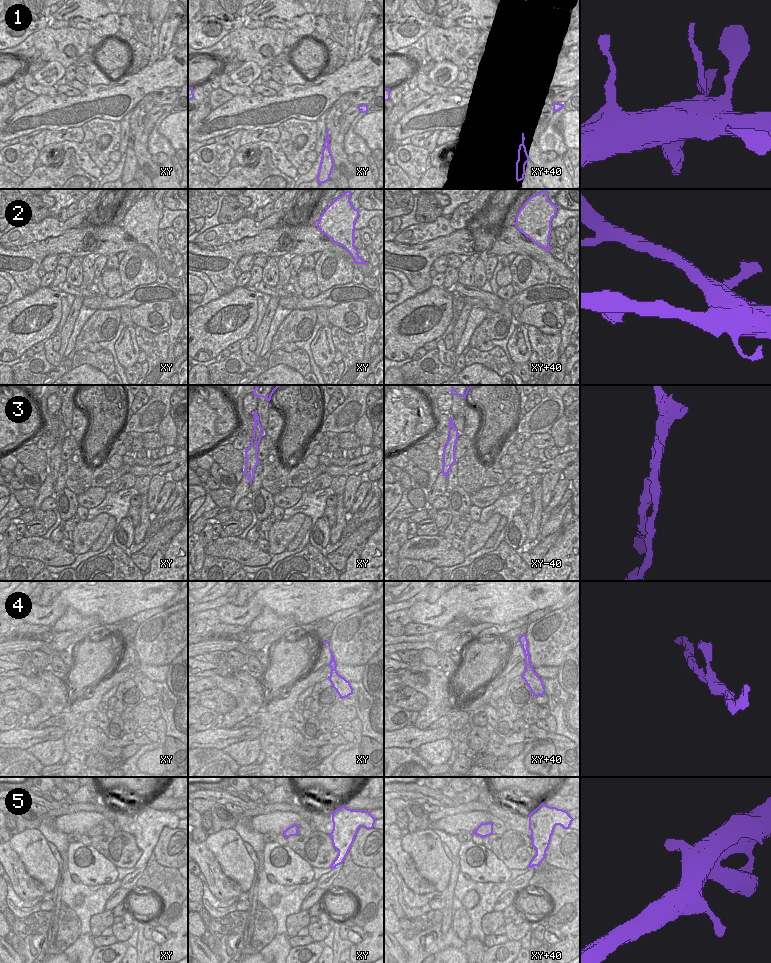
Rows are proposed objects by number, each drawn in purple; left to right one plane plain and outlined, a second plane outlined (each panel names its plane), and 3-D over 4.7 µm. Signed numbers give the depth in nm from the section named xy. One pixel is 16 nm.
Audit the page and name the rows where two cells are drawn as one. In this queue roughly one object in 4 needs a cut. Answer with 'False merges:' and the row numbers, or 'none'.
False merges: 1, 3

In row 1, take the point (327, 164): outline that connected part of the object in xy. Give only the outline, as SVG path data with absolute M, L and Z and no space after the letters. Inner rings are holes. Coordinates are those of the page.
M323 147L322 159L317 176L317 181L319 184L325 183L330 180L330 175L333 168L334 168L334 162L330 149L329 147Z

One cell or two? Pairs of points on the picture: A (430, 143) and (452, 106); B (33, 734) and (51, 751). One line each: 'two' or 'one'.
A: two
B: two

